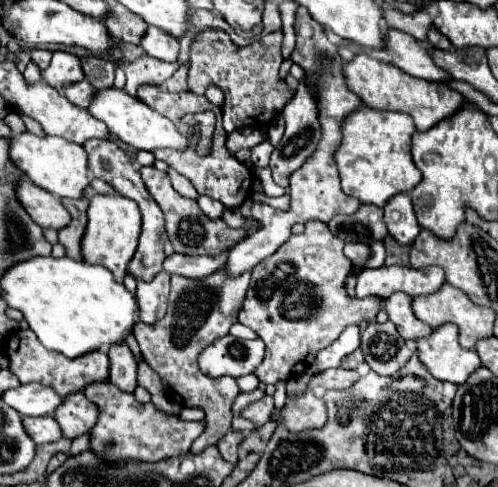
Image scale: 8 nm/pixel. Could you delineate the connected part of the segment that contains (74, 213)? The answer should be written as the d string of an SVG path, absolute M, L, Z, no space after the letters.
M88 197L82 199L64 199L66 211L70 211L70 223L58 231L58 241L66 247L66 255L72 259L82 259L80 255L80 239L86 229L86 209L88 209Z

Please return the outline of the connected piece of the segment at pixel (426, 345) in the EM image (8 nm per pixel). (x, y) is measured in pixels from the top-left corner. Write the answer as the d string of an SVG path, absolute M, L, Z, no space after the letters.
M452 323L432 329L426 339L414 339L414 343L420 361L440 381L460 385L476 367L482 365L474 349L464 349L458 343L458 327Z

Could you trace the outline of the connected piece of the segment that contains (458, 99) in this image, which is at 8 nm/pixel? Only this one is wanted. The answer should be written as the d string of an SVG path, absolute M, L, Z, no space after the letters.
M364 53L356 55L352 61L344 65L344 79L346 85L370 107L370 109L382 109L382 111L402 111L408 113L418 131L428 131L438 121L450 117L454 111L460 109L464 97L450 89L444 83L430 83L426 79L414 79L412 75L406 75L402 69L382 63L378 59L372 59Z

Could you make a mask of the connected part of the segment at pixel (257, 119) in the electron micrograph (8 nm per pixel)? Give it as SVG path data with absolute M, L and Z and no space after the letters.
M202 29L194 37L190 47L188 89L194 93L204 93L210 85L222 89L225 95L222 122L227 133L256 125L258 129L268 127L292 99L294 91L278 75L282 65L282 37L282 29L278 29L246 47L234 45L222 29Z

